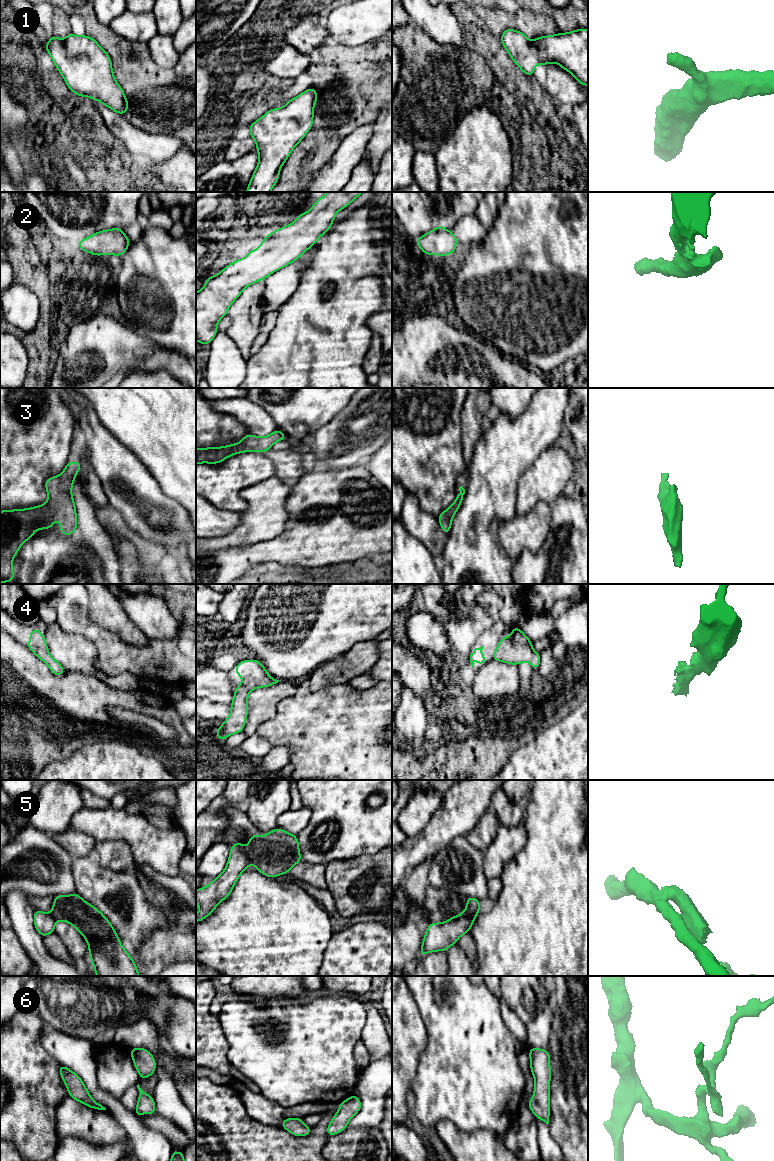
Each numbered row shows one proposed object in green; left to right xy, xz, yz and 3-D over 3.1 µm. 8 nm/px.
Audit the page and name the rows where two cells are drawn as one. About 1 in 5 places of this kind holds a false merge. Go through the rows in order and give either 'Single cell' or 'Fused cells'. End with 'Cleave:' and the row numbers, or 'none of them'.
1: Single cell
2: Single cell
3: Single cell
4: Single cell
5: Fused cells
6: Single cell
Cleave: 5

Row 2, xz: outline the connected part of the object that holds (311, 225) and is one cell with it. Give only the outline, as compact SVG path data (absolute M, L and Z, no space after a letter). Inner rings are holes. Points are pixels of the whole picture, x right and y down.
M325 193L295 222L265 235L258 249L251 250L246 258L206 279L203 289L196 292L196 340L209 345L218 333L219 320L244 288L296 261L329 230L336 213L362 193Z

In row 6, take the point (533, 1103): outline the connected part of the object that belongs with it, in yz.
M529 1048L530 1066L535 1079L534 1095L527 1103L536 1118L549 1124L550 1055L548 1050Z

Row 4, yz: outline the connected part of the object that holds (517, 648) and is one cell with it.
M518 626L513 627L509 637L499 640L498 646L492 654L492 659L517 666L527 661L534 670L537 670L540 665L540 654L533 650L532 641Z

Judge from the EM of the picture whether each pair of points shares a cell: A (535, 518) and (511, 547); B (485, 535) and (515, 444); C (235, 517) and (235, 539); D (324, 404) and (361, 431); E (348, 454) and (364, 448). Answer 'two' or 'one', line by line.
A: one
B: one
C: two
D: two
E: one

